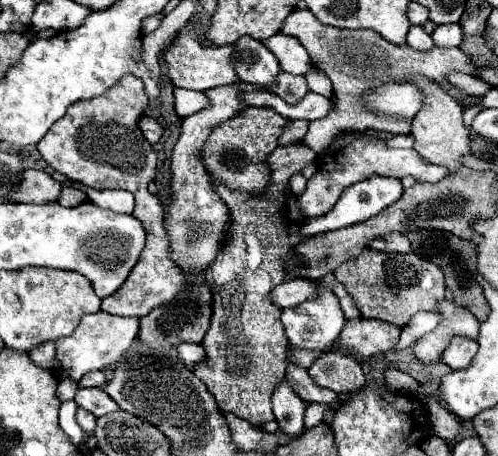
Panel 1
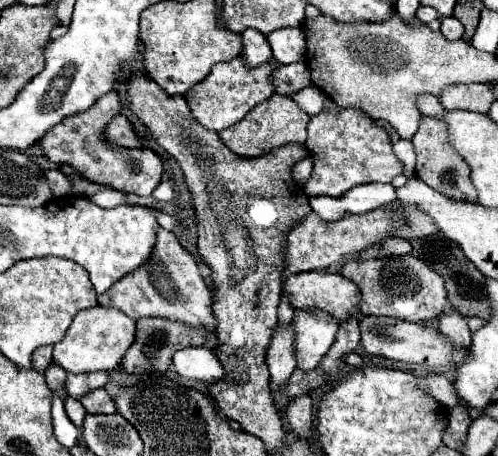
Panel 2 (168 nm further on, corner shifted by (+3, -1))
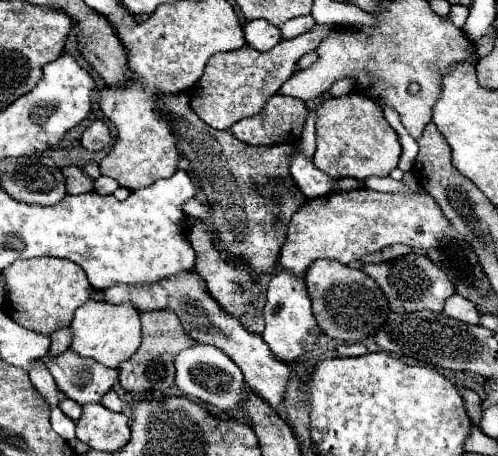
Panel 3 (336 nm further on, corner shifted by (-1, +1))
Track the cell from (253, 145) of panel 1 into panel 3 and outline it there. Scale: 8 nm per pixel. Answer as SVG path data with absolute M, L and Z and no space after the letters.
M276 93L274 97L270 97L266 101L264 109L258 115L234 123L230 127L230 131L236 139L244 141L246 145L274 145L274 143L292 143L292 145L296 145L300 141L306 119L308 119L308 105L302 99Z

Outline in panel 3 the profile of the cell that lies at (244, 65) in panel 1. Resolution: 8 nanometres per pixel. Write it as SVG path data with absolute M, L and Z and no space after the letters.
M256 19L244 25L246 43L258 51L268 51L280 43L280 29L264 19Z

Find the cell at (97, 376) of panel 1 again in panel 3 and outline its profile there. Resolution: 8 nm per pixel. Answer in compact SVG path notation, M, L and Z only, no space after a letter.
M70 349L58 357L46 355L42 361L50 369L58 389L80 405L100 401L118 381L116 369L102 367L98 361L80 357Z

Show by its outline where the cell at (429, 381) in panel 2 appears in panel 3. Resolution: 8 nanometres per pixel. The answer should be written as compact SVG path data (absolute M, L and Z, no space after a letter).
M458 387L458 391L460 391L462 399L464 399L464 405L466 405L466 411L468 411L470 419L478 425L480 423L480 417L482 417L482 409L480 409L482 401L480 401L480 397L474 391L468 391L464 387Z

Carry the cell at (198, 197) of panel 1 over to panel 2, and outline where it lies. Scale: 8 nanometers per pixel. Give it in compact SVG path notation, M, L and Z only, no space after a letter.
M236 57L230 61L222 61L212 67L212 71L196 83L184 97L192 109L194 119L204 125L210 131L222 131L230 125L238 123L256 103L262 103L264 99L272 97L274 85L272 85L272 73L278 69L274 63L262 63L258 67L248 69L244 57Z

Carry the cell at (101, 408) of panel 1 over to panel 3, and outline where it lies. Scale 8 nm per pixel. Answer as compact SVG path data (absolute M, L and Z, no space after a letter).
M108 391L104 397L102 397L102 401L100 401L106 409L110 409L110 411L122 411L122 401L120 401L120 397L116 395L116 391Z

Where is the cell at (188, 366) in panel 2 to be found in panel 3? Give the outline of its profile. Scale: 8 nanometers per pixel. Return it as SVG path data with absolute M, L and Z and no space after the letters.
M194 345L190 349L184 349L176 357L176 385L184 391L186 397L198 399L200 403L210 403L222 411L230 411L242 405L246 395L244 375L240 367L224 355L214 345Z

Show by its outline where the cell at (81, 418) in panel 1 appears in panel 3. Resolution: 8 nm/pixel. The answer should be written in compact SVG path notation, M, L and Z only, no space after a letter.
M64 399L60 401L60 409L74 421L78 421L78 417L82 415L82 407L76 403L76 401L70 401L70 399Z

